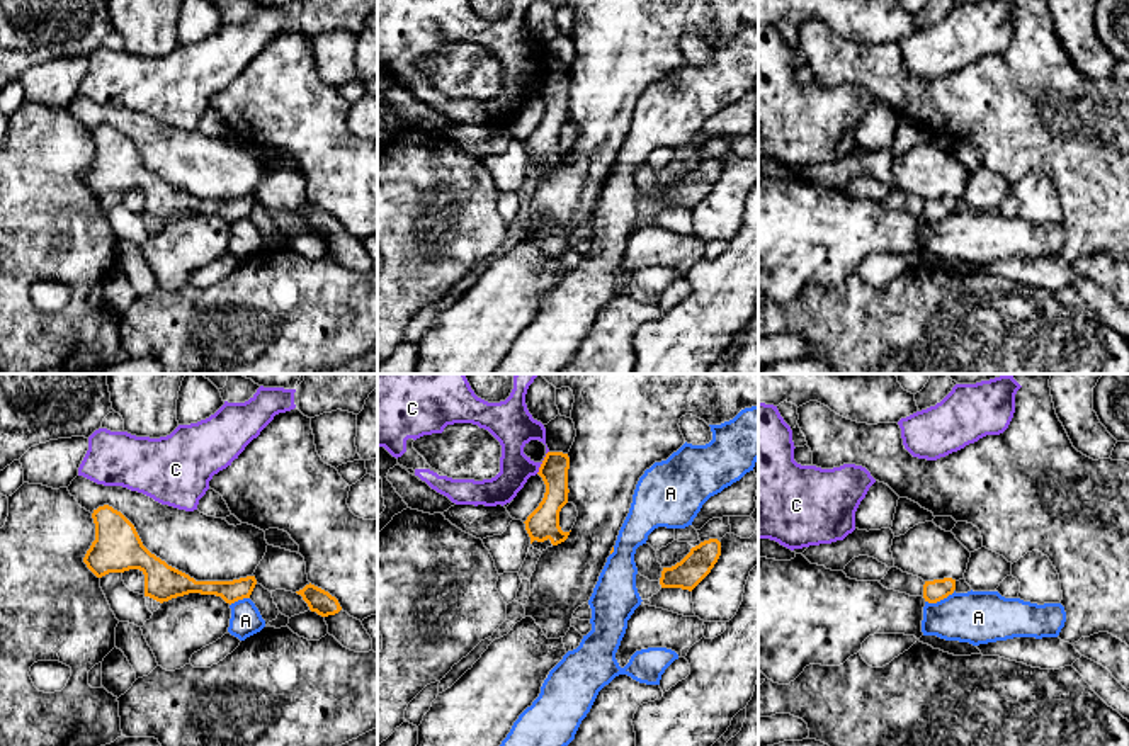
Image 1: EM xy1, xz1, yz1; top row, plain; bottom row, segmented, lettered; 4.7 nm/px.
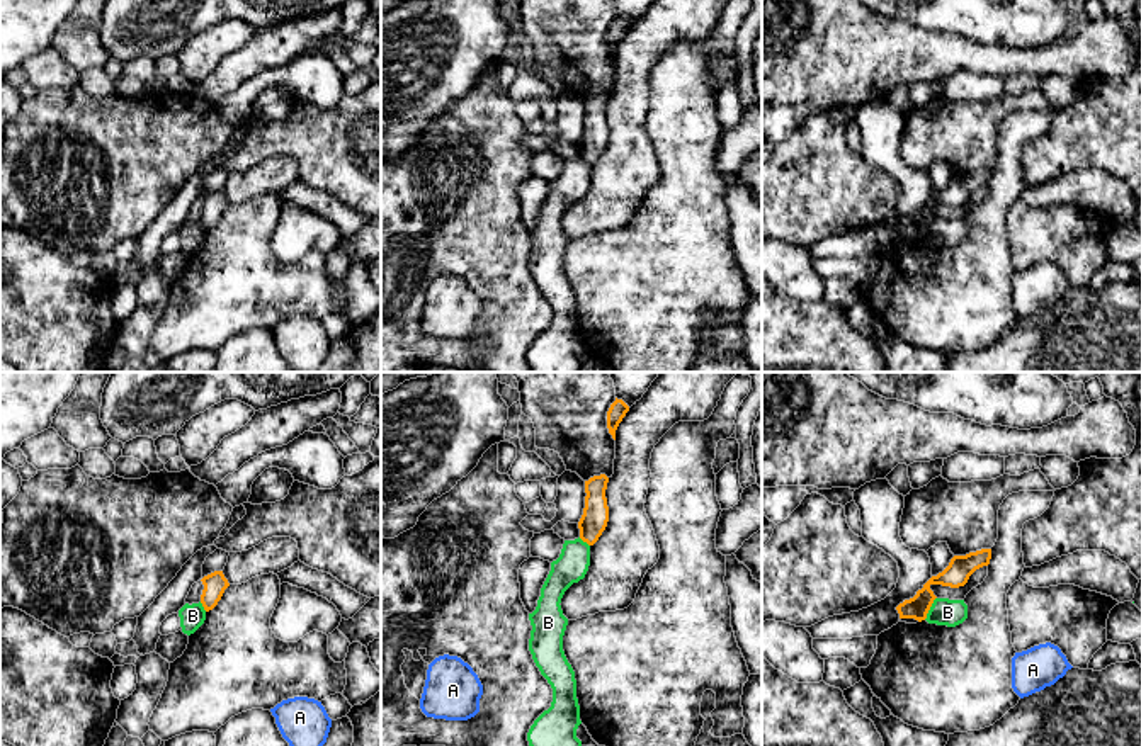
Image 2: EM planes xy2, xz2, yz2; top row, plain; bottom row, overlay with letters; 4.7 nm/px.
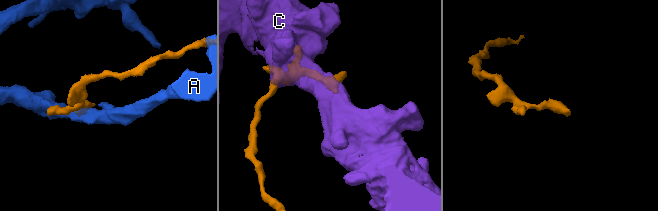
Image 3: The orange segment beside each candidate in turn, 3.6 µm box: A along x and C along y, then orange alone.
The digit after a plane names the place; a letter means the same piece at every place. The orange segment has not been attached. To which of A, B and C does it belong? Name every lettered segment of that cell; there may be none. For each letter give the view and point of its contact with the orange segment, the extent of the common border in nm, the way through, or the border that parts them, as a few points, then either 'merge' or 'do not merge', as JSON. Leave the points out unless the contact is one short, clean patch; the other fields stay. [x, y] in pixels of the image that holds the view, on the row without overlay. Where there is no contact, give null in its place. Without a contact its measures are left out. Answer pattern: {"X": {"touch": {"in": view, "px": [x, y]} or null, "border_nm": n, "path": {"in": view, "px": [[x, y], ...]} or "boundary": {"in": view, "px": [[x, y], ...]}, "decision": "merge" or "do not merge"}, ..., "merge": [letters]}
{"A": {"touch": {"in": "yz1", "px": [939, 220]}, "border_nm": 150, "boundary": {"in": "yz1", "px": [[954, 211], [936, 221], [925, 221]]}, "decision": "do not merge"}, "B": {"touch": {"in": "yz2", "px": [929, 228]}, "border_nm": 130, "boundary": {"in": "yz2", "px": [[936, 216], [924, 238]]}, "decision": "do not merge"}, "C": {"touch": {"in": "xz1", "px": [543, 82]}, "border_nm": 130, "decision": "do not merge"}, "merge": []}

